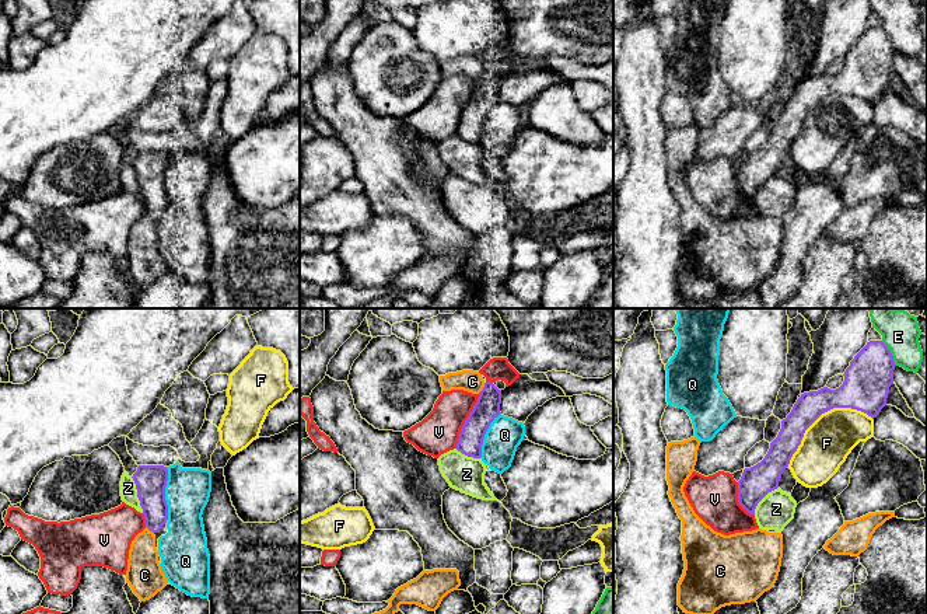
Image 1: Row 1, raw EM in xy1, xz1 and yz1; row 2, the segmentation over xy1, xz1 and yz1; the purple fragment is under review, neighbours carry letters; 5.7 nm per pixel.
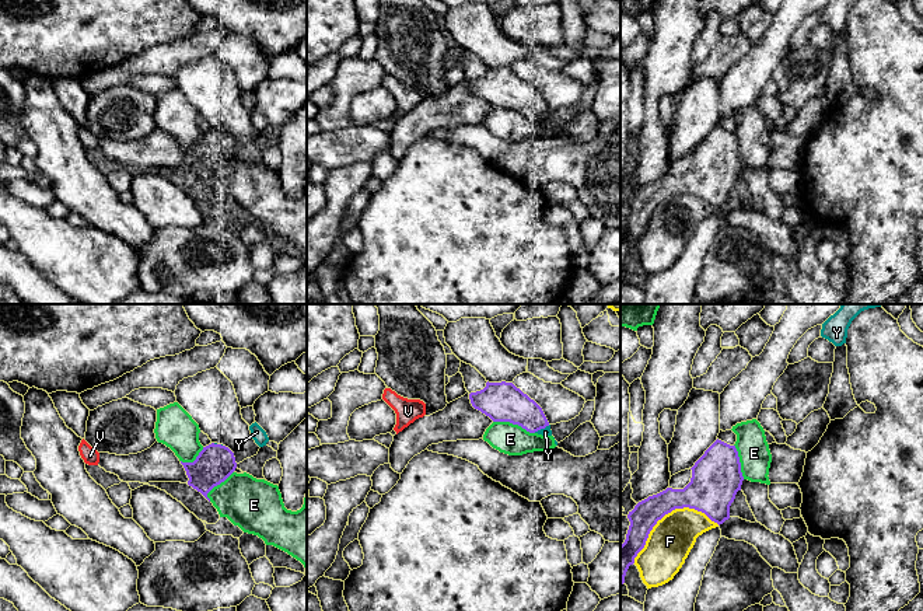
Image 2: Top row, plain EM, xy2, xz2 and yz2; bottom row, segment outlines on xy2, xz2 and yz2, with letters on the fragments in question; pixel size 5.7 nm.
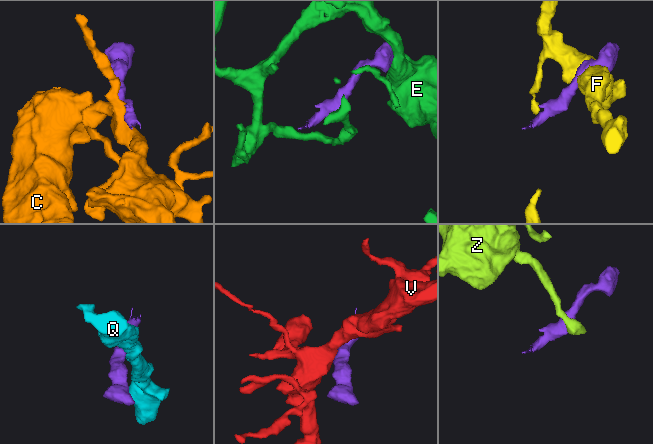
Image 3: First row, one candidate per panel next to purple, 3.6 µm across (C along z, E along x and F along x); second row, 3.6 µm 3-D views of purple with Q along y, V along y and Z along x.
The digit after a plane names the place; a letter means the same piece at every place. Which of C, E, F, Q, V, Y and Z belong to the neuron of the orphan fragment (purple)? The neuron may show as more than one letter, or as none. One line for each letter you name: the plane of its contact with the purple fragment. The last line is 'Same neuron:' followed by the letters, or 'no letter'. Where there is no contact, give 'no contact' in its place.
Y: contact in xz2
Same neuron: Y

